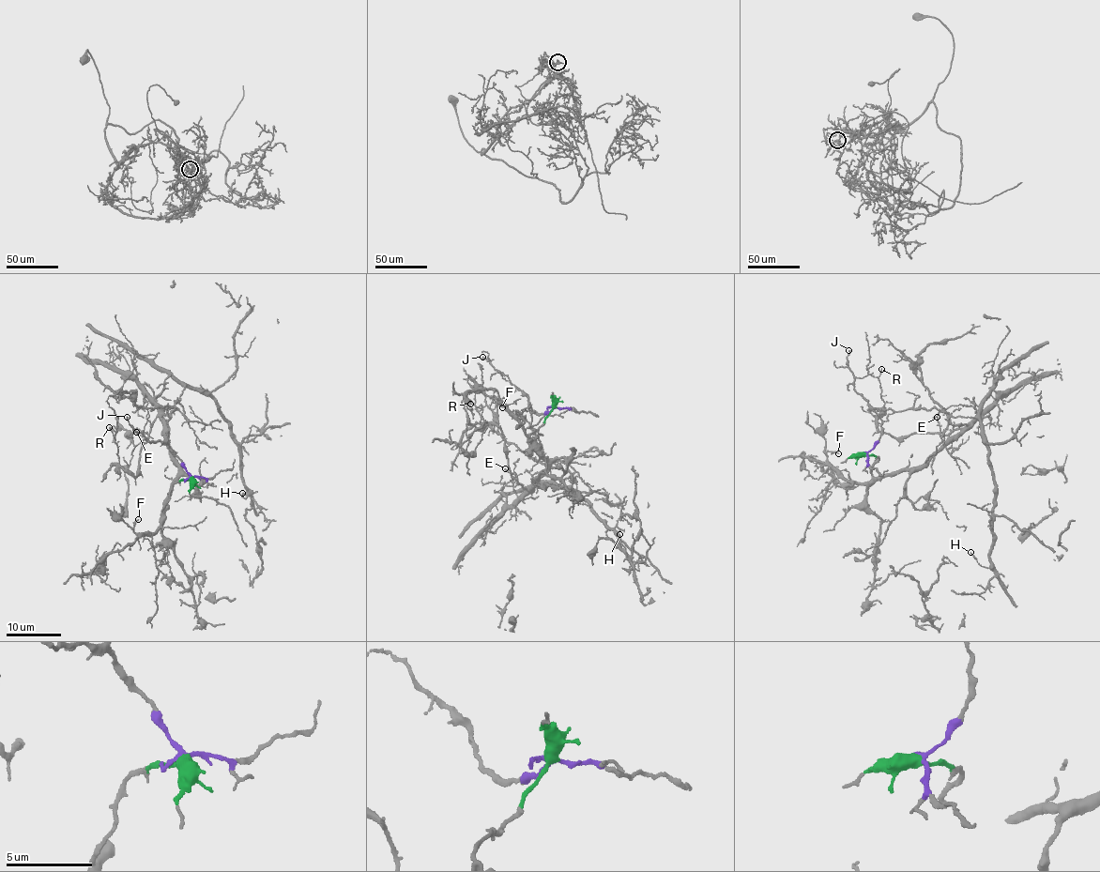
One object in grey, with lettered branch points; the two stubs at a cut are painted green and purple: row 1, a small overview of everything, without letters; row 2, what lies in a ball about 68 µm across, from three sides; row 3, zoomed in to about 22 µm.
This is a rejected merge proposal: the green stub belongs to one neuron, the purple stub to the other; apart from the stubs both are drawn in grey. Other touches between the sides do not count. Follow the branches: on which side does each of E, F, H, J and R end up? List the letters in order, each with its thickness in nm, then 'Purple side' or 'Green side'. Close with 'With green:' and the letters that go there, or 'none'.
E: Thickness 150 nm. Green side
F: Thickness 100 nm. Green side
H: Thickness 110 nm. Purple side
J: Thickness 180 nm. Purple side
R: Thickness 110 nm. Green side
With green: E, F, R

